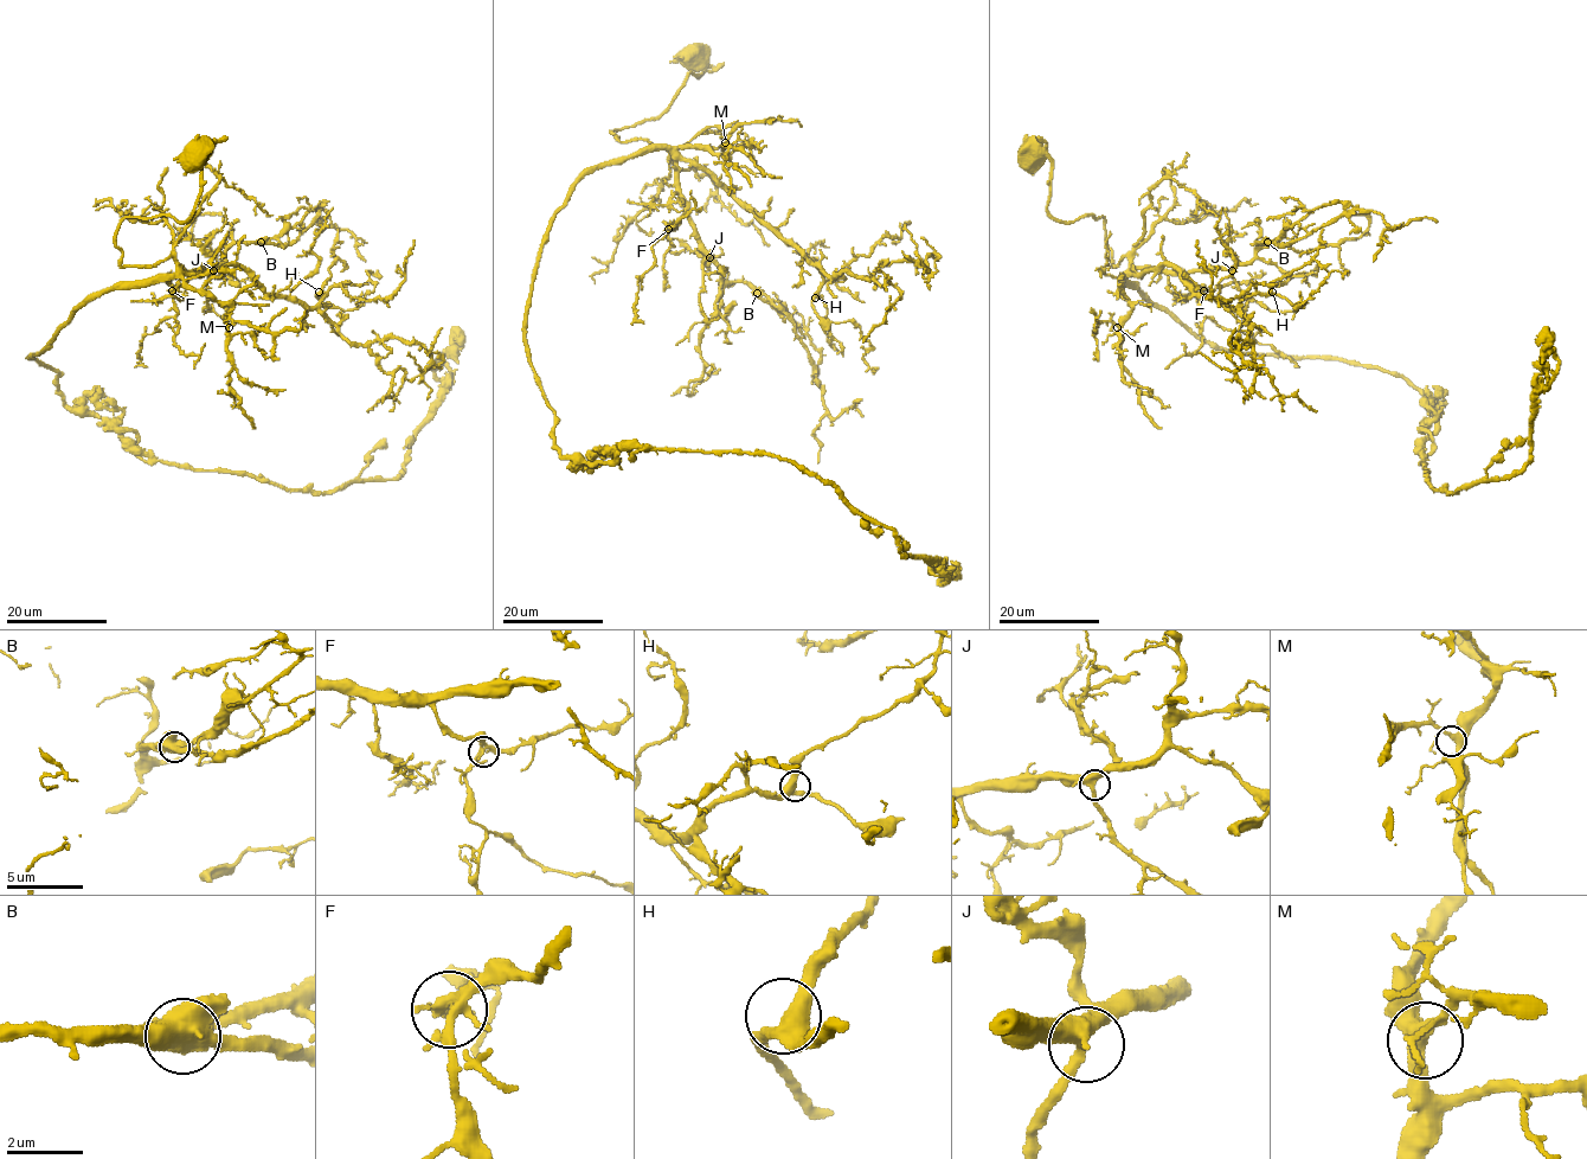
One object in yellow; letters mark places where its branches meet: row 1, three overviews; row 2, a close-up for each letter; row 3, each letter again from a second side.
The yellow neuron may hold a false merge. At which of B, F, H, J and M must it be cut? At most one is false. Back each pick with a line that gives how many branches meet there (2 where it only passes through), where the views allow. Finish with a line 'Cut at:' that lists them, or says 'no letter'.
B: 4
Cut at: B

